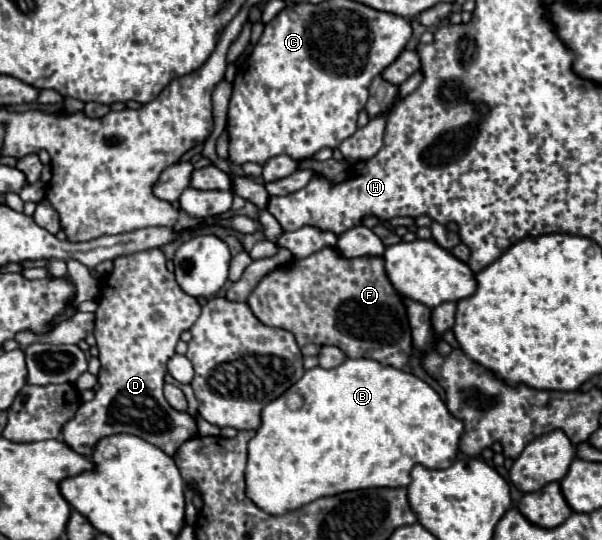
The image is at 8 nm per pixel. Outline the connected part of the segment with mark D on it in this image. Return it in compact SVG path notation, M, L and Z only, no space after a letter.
M158 248L118 256L114 260L112 274L102 284L102 294L98 298L98 310L96 310L96 342L100 350L100 374L98 382L100 388L96 396L90 402L84 402L76 416L64 424L62 440L76 450L78 454L90 458L94 446L112 434L132 434L140 436L146 442L154 444L156 448L164 450L168 456L180 448L186 440L198 434L196 420L188 412L176 412L164 398L162 386L166 376L166 362L176 354L176 342L180 340L180 334L188 330L196 318L200 316L200 304L196 298L188 296L178 284L174 274L166 270L166 258Z

